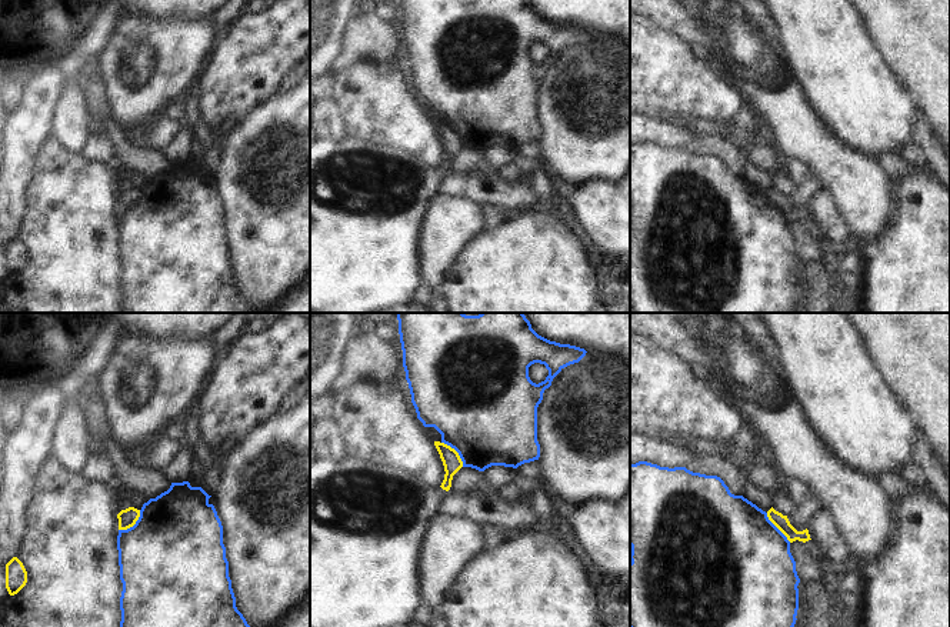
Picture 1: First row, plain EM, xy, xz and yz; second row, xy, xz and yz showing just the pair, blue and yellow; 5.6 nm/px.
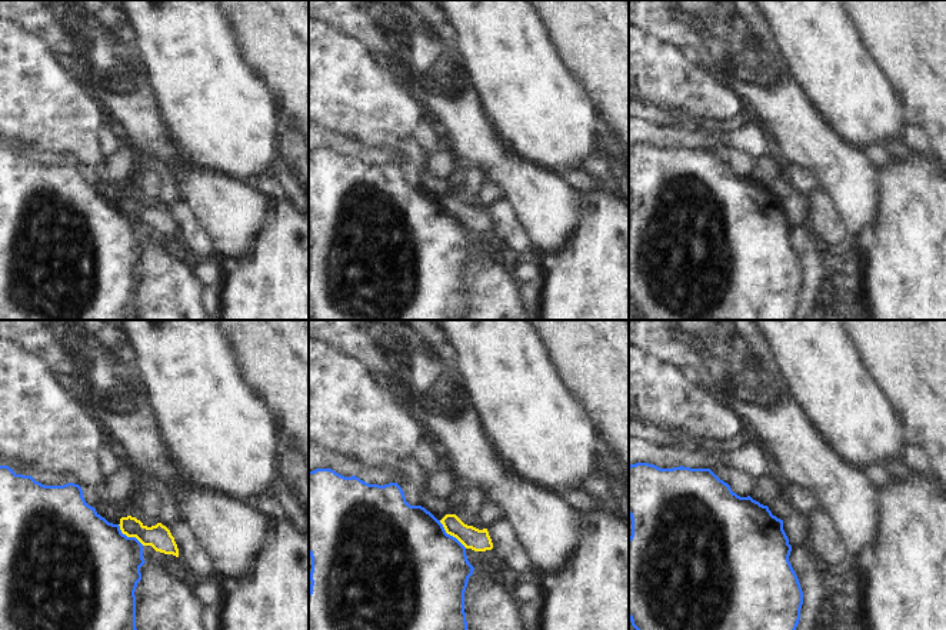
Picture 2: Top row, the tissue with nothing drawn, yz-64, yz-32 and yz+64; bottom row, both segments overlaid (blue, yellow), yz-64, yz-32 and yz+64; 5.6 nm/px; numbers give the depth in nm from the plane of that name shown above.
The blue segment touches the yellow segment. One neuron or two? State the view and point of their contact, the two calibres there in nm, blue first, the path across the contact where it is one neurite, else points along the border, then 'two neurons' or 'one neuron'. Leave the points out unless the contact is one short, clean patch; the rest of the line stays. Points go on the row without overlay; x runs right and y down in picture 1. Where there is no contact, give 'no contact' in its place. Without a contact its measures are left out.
meets blue in xy at (134, 204); 500 nm thick on the blue side, 100 nm on the other; border along xy (140, 190), (139, 199), (132, 206), (119, 210); two neurons

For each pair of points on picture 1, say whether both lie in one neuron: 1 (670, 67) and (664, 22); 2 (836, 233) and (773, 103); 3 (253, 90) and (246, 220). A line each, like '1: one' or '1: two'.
1: two
2: two
3: two

